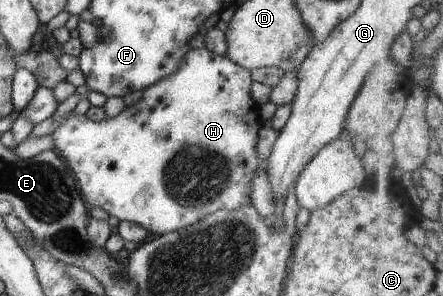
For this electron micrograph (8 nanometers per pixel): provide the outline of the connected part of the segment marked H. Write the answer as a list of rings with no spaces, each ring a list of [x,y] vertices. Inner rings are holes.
[[[204,47],[198,49],[190,49],[184,58],[178,64],[178,70],[172,72],[170,76],[158,80],[154,84],[147,86],[142,92],[141,97],[133,104],[124,108],[113,116],[106,117],[101,121],[94,122],[88,120],[84,115],[68,116],[52,134],[52,142],[54,142],[54,150],[65,160],[67,167],[75,178],[79,193],[84,200],[88,202],[88,207],[96,206],[102,208],[104,212],[115,216],[119,221],[126,220],[128,222],[139,224],[153,234],[166,234],[185,226],[190,226],[194,220],[202,218],[207,214],[211,214],[215,210],[236,210],[244,204],[250,204],[250,186],[251,180],[256,169],[258,169],[258,158],[256,154],[256,140],[258,140],[258,128],[261,119],[258,117],[257,106],[250,99],[250,84],[253,80],[251,74],[246,68],[234,64],[232,60],[228,60],[223,56],[216,56],[208,52]]]

